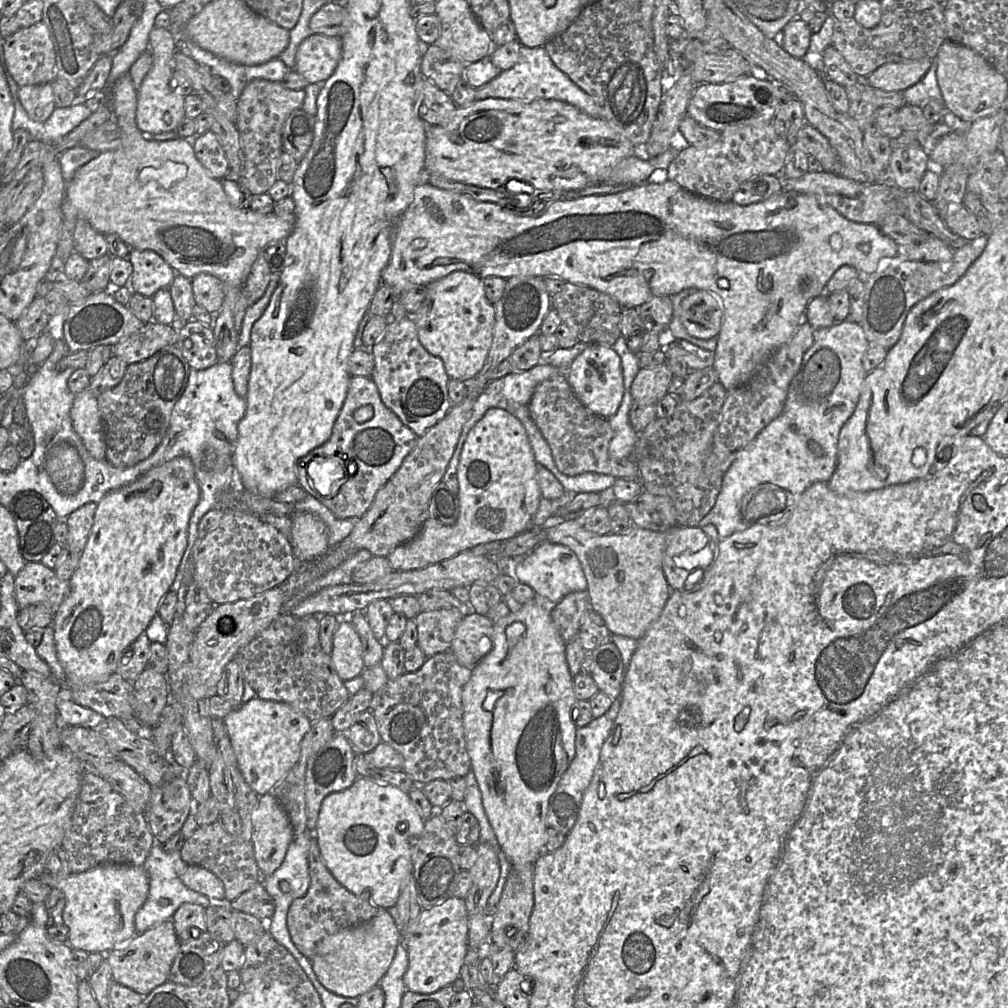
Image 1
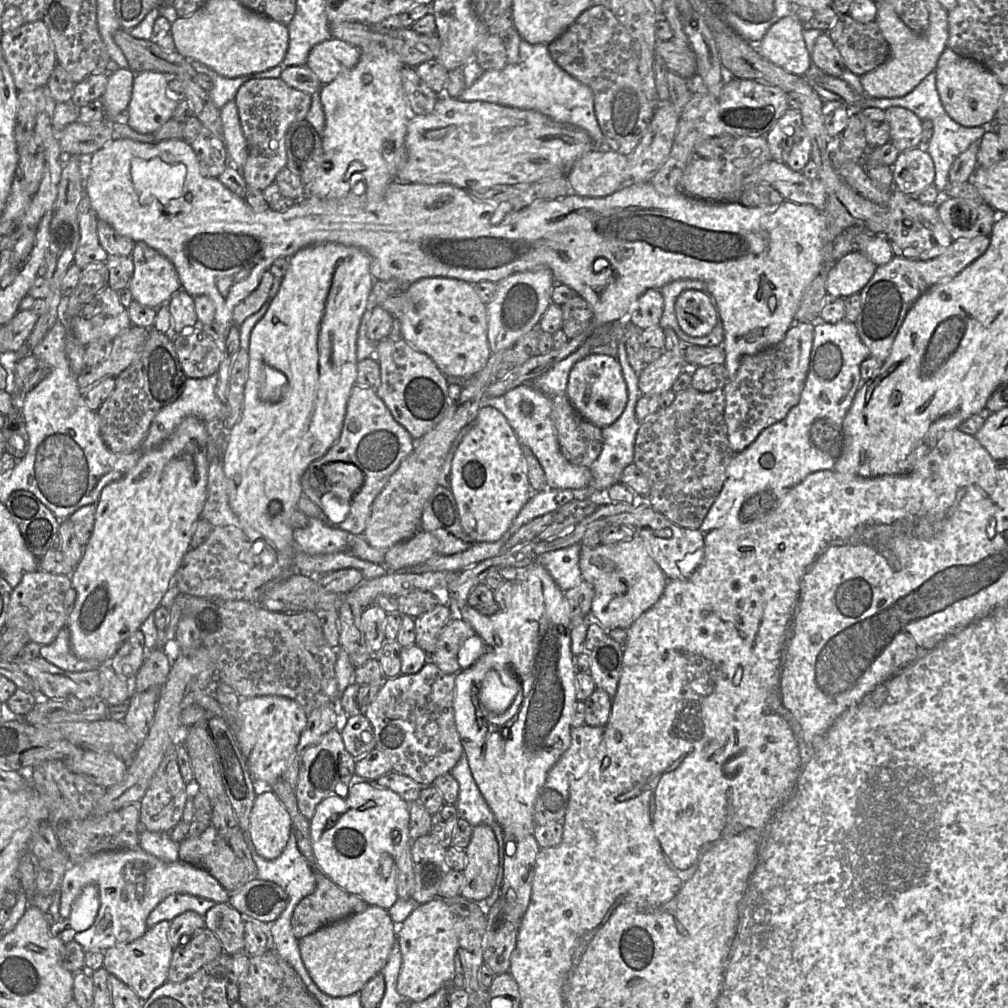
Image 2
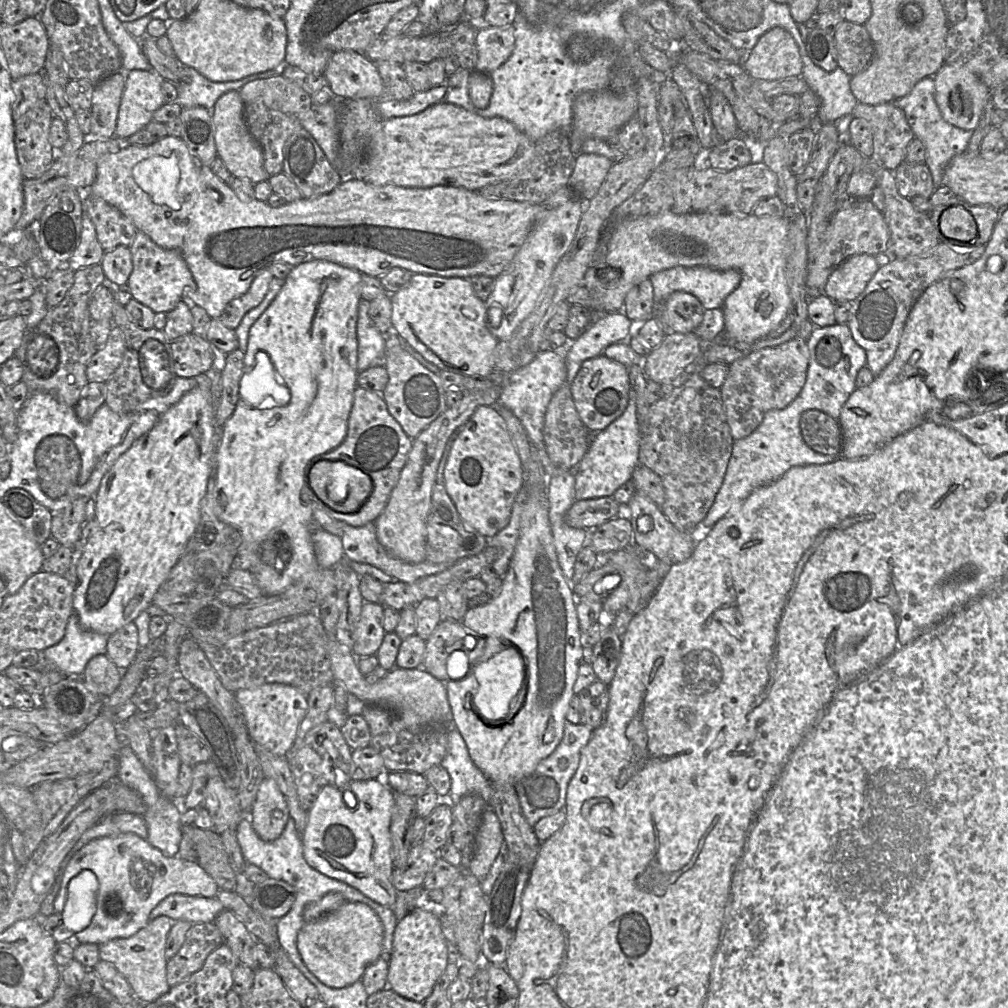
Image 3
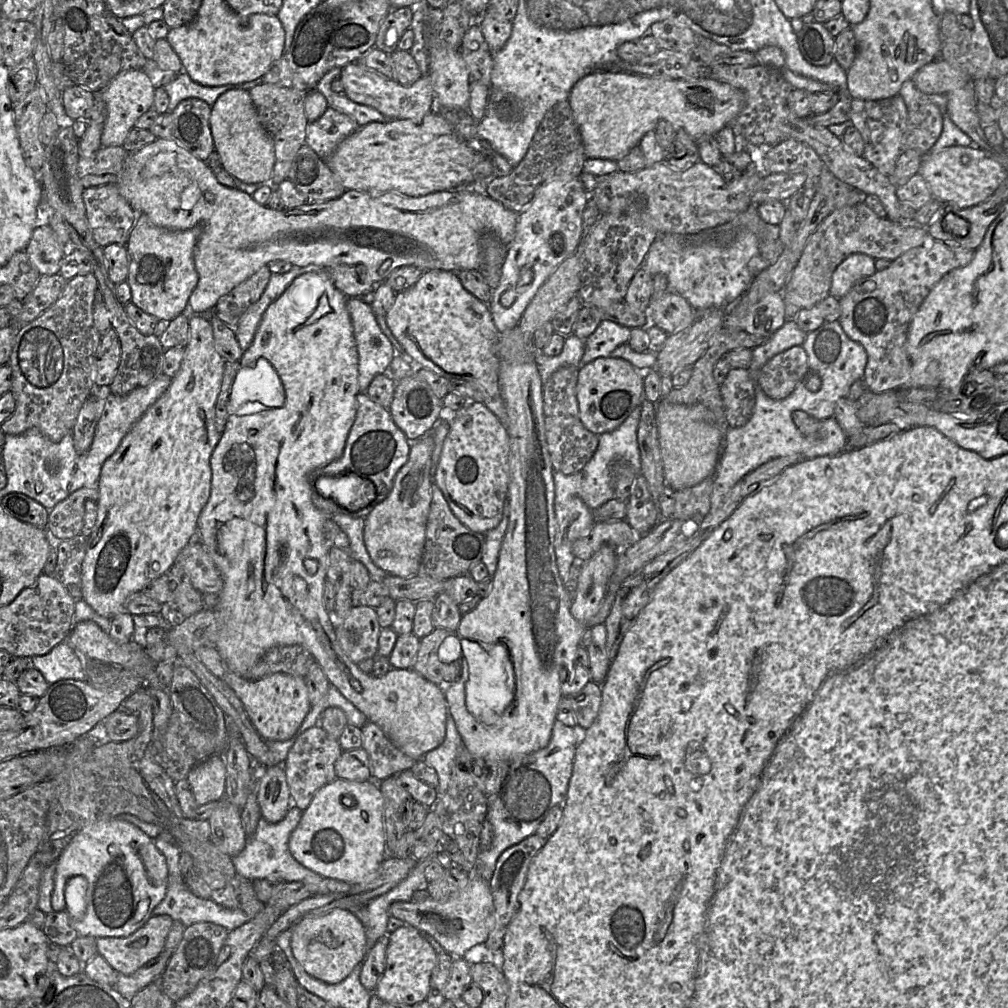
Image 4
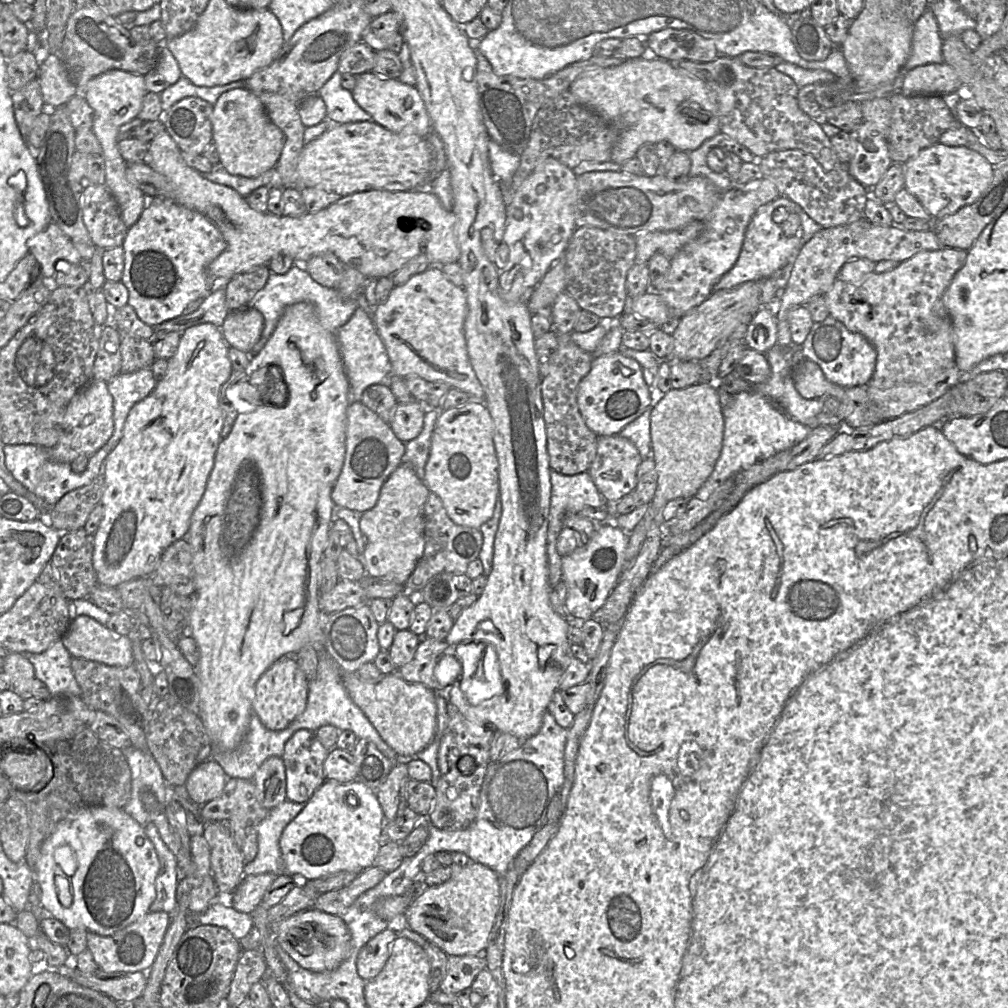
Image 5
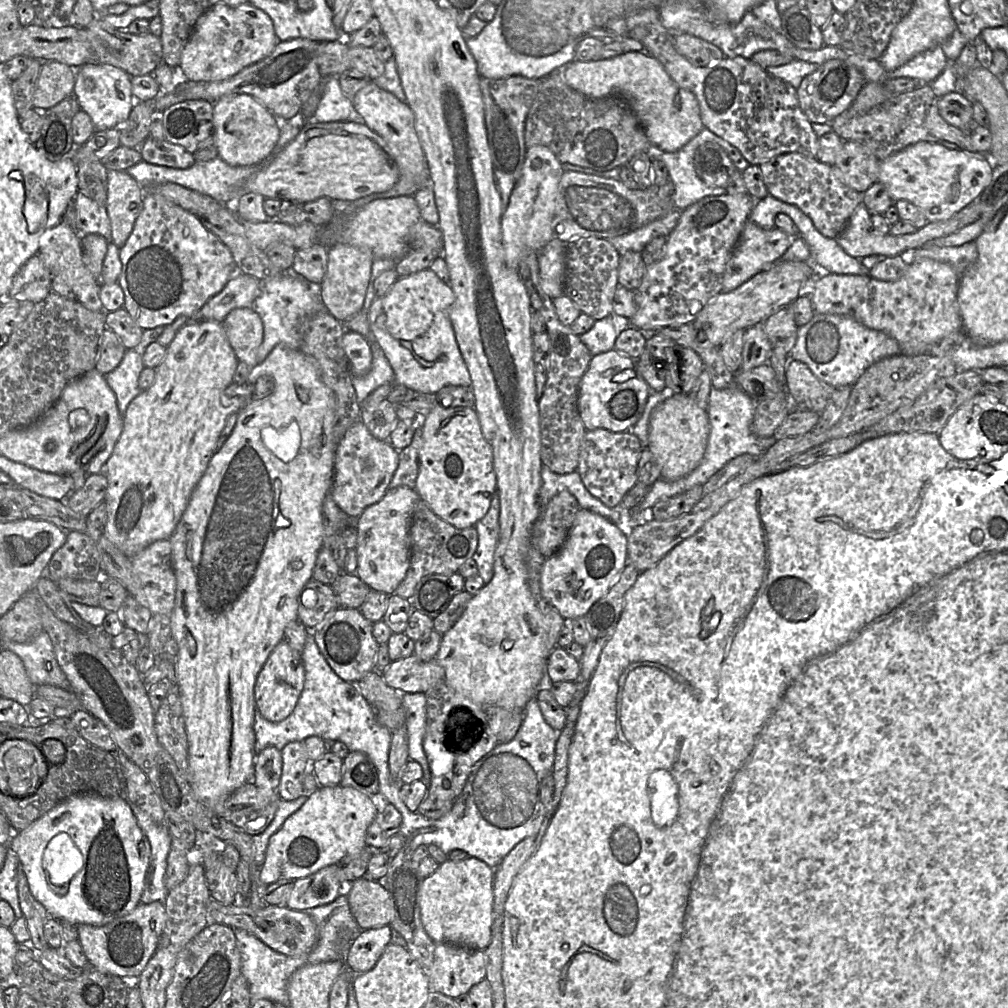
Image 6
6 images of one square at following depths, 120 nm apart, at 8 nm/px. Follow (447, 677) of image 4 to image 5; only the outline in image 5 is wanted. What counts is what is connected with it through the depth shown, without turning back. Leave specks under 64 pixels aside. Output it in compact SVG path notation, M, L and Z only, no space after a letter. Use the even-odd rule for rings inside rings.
M421 637L413 659L395 671L397 671L399 675L408 682L422 683L435 692L442 692L444 688L448 688L449 686L443 686L439 681L437 675L435 674L436 665L443 656L455 654L455 647L449 645L445 640Z

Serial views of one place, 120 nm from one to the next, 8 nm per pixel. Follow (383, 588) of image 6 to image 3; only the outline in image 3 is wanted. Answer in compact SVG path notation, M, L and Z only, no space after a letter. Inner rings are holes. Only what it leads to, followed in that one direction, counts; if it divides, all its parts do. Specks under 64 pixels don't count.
M501 386L487 390L464 391L464 397L455 406L448 407L431 422L415 439L386 507L375 521L380 544L393 556L408 563L420 563L426 559L427 520L431 509L433 487L437 470L451 434L463 426L478 406L499 404Z

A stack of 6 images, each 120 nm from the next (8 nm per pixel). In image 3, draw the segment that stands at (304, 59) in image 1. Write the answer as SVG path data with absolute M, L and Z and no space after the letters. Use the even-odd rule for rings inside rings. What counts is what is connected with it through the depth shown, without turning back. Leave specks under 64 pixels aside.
M352 50L333 52L324 70L323 76L327 79L332 99L360 99L368 98L374 101L382 100L387 96L384 83L373 61Z

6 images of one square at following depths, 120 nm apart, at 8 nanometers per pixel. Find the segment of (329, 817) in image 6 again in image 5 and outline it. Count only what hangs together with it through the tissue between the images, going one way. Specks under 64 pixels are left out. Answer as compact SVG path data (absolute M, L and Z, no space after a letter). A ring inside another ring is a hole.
M325 780L280 837L287 875L310 880L341 871L361 873L373 866L383 843L384 823L376 791L358 781ZM272 873L245 876L231 896L225 900L235 910L251 914L261 904L266 890L276 877Z

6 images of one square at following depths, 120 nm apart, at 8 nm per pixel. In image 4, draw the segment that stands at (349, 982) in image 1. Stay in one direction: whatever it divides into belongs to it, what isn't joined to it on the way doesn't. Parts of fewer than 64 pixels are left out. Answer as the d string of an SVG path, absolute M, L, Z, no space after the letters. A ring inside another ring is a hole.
M335 908L322 916L303 917L292 928L294 957L309 975L324 983L341 983L366 957L365 928L358 917L347 909Z

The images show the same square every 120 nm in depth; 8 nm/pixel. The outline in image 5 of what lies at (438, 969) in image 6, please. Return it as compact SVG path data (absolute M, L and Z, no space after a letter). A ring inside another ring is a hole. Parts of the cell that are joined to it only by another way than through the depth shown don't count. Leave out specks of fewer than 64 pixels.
M448 955L447 973L439 991L457 994L470 988L475 977L486 968L484 958L476 955Z

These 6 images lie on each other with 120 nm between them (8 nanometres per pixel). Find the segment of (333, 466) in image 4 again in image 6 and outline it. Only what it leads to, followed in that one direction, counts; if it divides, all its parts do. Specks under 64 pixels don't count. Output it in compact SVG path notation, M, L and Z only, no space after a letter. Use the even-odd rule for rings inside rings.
M361 419L345 433L335 454L335 473L331 496L349 517L359 518L363 511L378 503L389 490L389 484L399 464L399 451L389 441L375 438Z

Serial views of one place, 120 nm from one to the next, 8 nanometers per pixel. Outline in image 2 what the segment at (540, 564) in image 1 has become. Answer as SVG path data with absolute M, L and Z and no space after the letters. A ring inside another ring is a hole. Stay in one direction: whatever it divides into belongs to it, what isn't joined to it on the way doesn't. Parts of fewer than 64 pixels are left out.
M581 543L540 554L536 561L552 576L557 586L566 592L583 580L580 569Z

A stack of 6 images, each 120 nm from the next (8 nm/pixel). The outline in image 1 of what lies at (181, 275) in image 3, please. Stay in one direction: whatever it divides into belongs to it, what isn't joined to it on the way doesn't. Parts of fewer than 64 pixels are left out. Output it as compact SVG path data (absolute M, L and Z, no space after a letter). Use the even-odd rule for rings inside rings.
M131 249L127 259L132 265L129 287L133 293L152 298L158 290L169 288L174 281L176 276L175 270L154 251Z

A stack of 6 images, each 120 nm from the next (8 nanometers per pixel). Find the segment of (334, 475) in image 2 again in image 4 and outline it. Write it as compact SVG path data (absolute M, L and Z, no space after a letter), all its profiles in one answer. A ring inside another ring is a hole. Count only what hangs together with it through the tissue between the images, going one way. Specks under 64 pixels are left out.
M355 473L323 475L318 478L316 486L321 496L331 498L350 511L361 510L376 498L374 483Z

